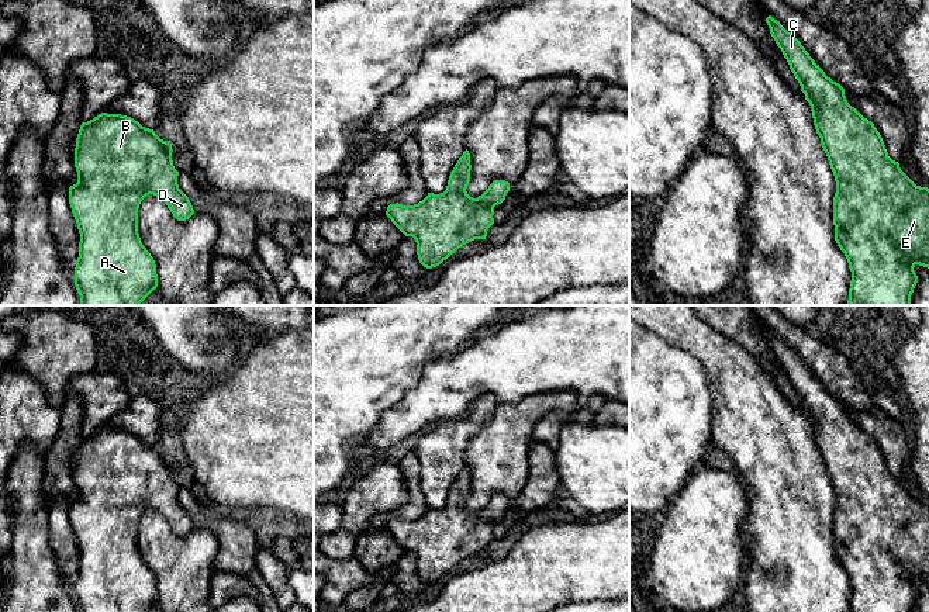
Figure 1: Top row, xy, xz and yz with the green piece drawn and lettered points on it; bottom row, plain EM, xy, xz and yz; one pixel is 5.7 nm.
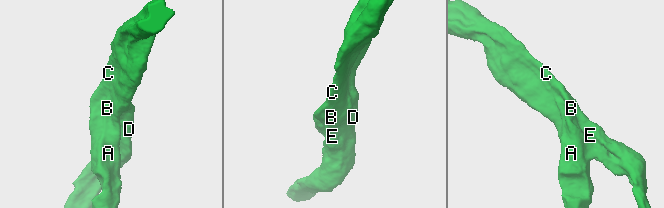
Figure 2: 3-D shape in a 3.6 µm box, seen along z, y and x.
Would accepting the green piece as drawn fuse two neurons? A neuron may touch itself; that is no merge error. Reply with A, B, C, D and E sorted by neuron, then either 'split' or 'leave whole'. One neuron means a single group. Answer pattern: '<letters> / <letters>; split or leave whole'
A B C D E; leave whole

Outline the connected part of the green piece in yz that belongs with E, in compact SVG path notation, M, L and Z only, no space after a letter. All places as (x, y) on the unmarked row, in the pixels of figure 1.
M771 331L766 338L811 421L835 491L835 556L852 587L849 612L911 612L918 598L914 582L929 584L929 504L916 501L888 471L874 439L847 418L845 404L825 390L801 357Z

